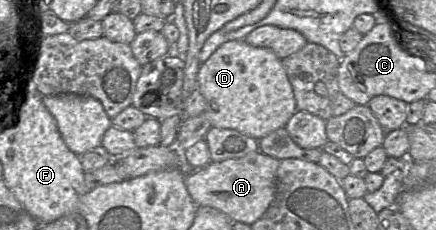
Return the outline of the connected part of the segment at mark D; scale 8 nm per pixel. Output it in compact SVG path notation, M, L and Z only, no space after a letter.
M245 40L224 43L201 64L198 89L207 101L204 114L212 127L234 129L256 140L286 127L297 111L282 59L272 50L251 46Z

